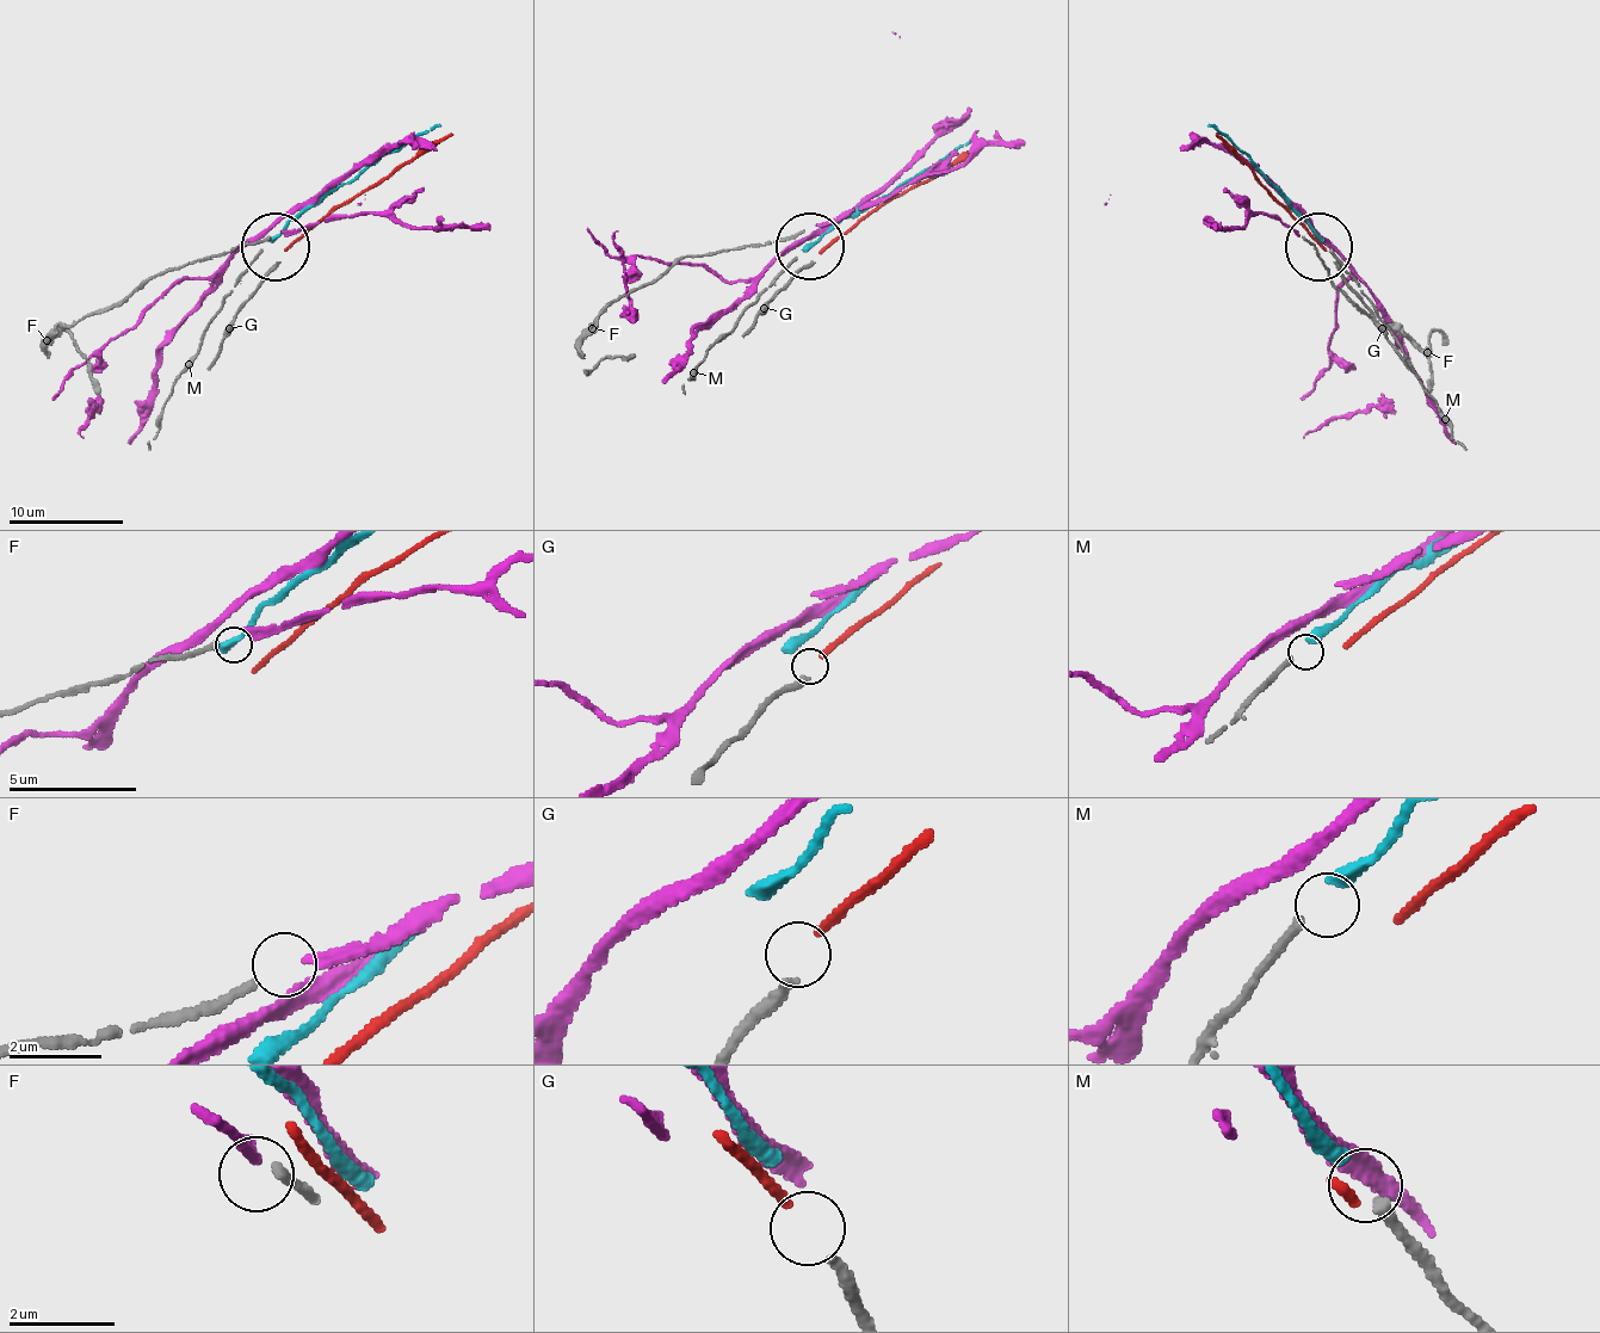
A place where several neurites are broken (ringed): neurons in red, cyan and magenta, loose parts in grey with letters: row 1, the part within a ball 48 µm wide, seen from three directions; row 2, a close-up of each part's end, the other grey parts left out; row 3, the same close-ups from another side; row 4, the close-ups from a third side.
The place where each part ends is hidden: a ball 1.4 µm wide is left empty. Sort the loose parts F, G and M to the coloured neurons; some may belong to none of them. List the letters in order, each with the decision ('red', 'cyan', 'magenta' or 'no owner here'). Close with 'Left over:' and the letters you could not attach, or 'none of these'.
F: magenta
G: red
M: cyan
Left over: none of these

